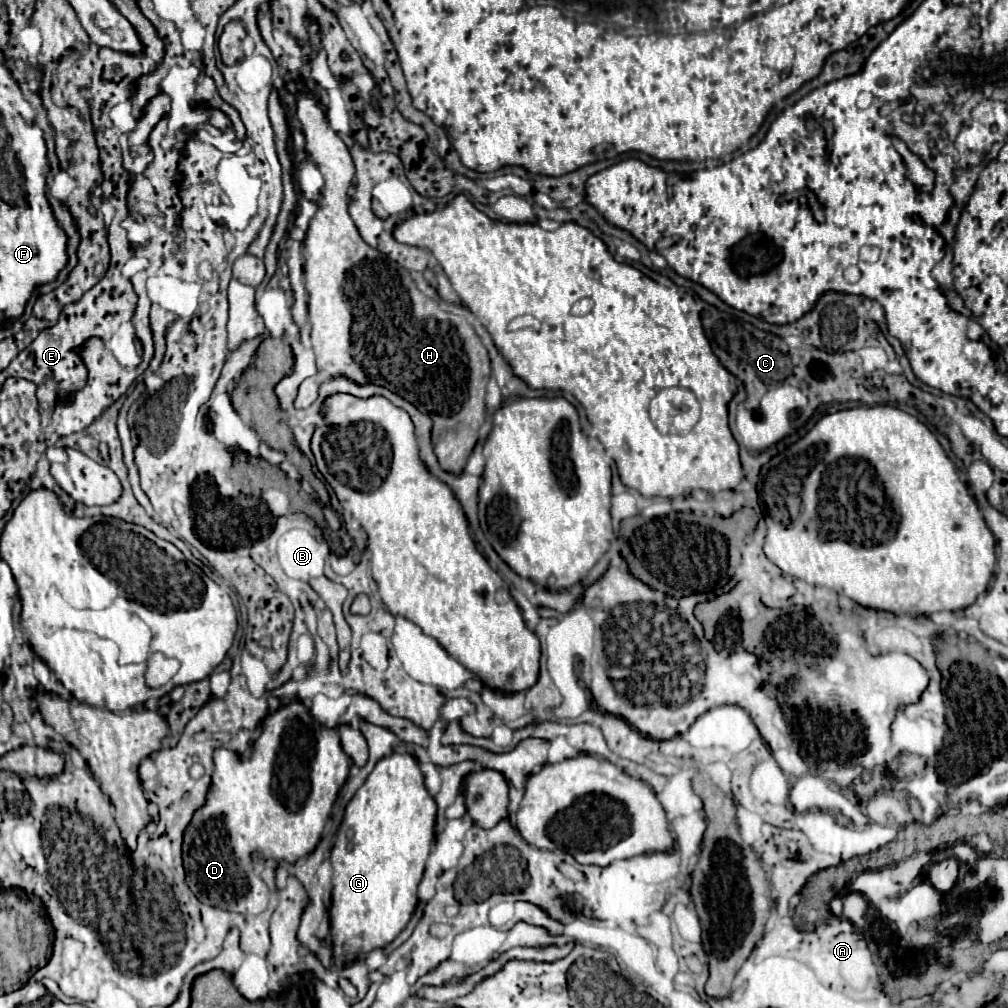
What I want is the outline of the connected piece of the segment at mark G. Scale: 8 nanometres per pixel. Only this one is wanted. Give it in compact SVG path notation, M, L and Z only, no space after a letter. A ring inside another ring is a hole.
M390 754L382 758L364 786L354 794L344 812L344 822L336 834L330 854L334 868L332 876L332 906L330 906L330 936L332 962L348 966L376 948L390 944L408 924L418 904L418 884L424 874L424 864L430 854L436 824L436 802L424 786L418 762L410 754Z

